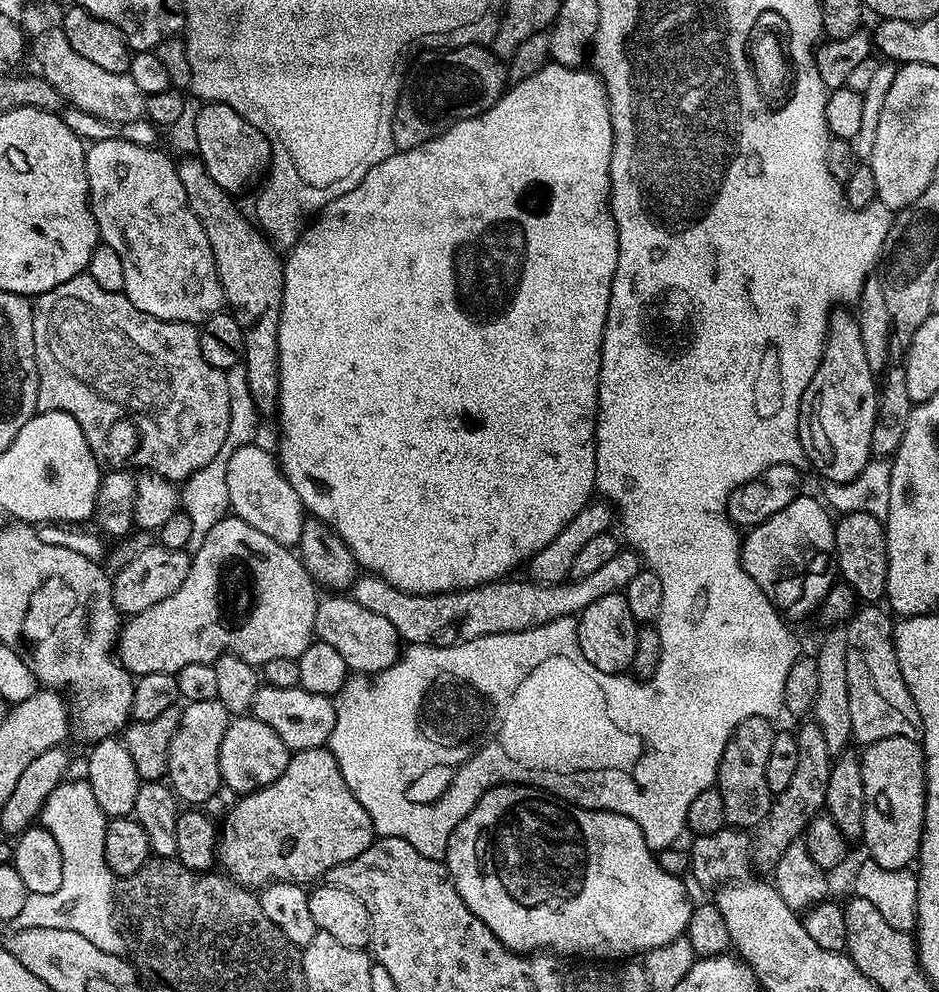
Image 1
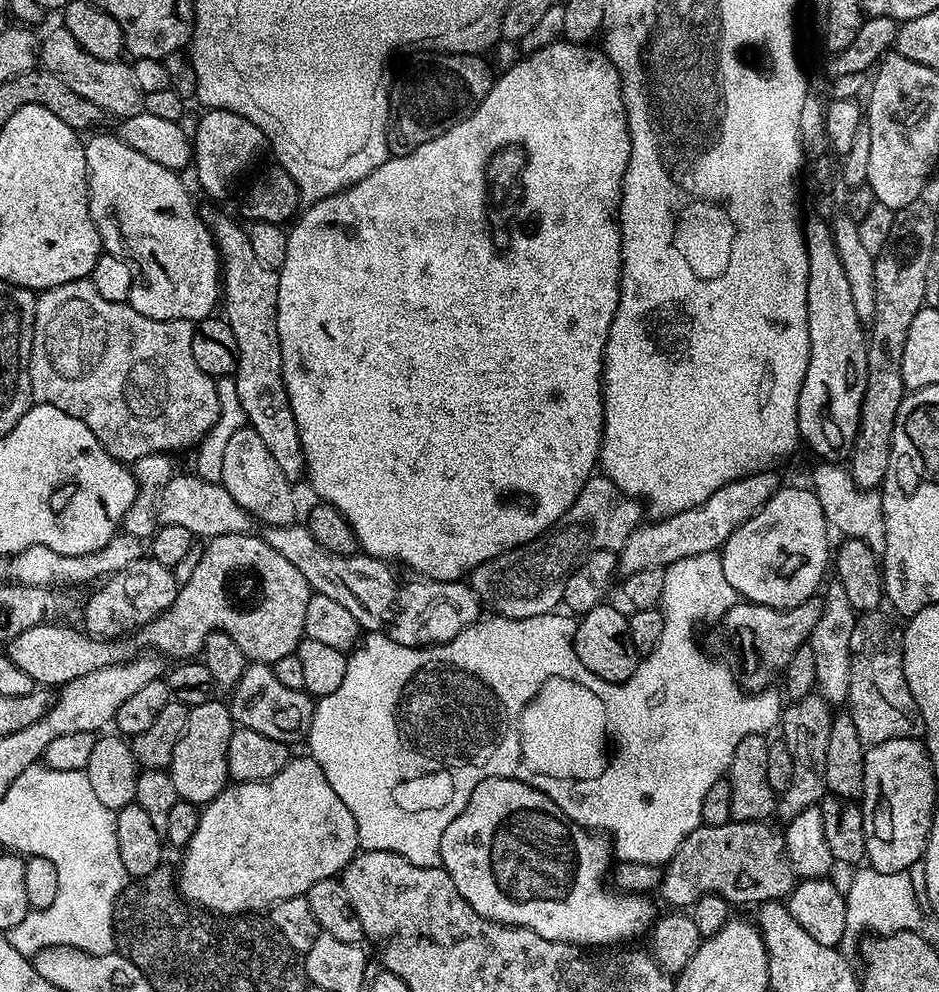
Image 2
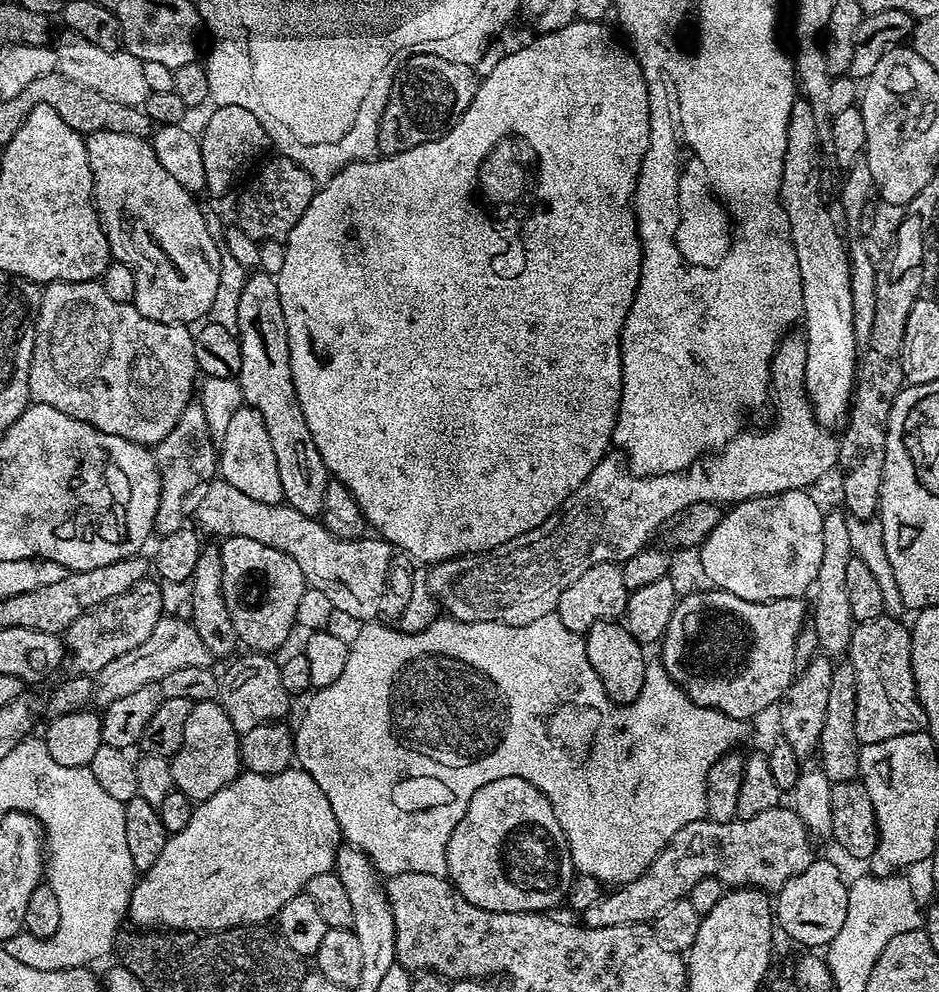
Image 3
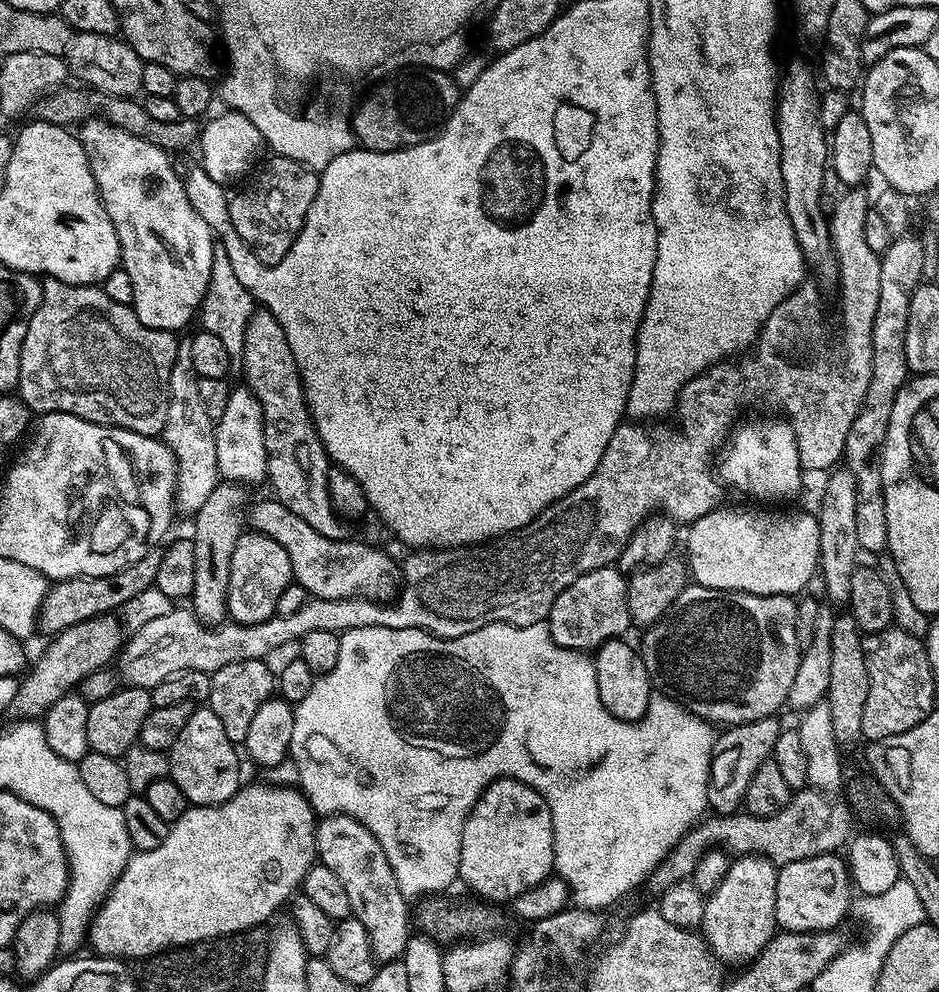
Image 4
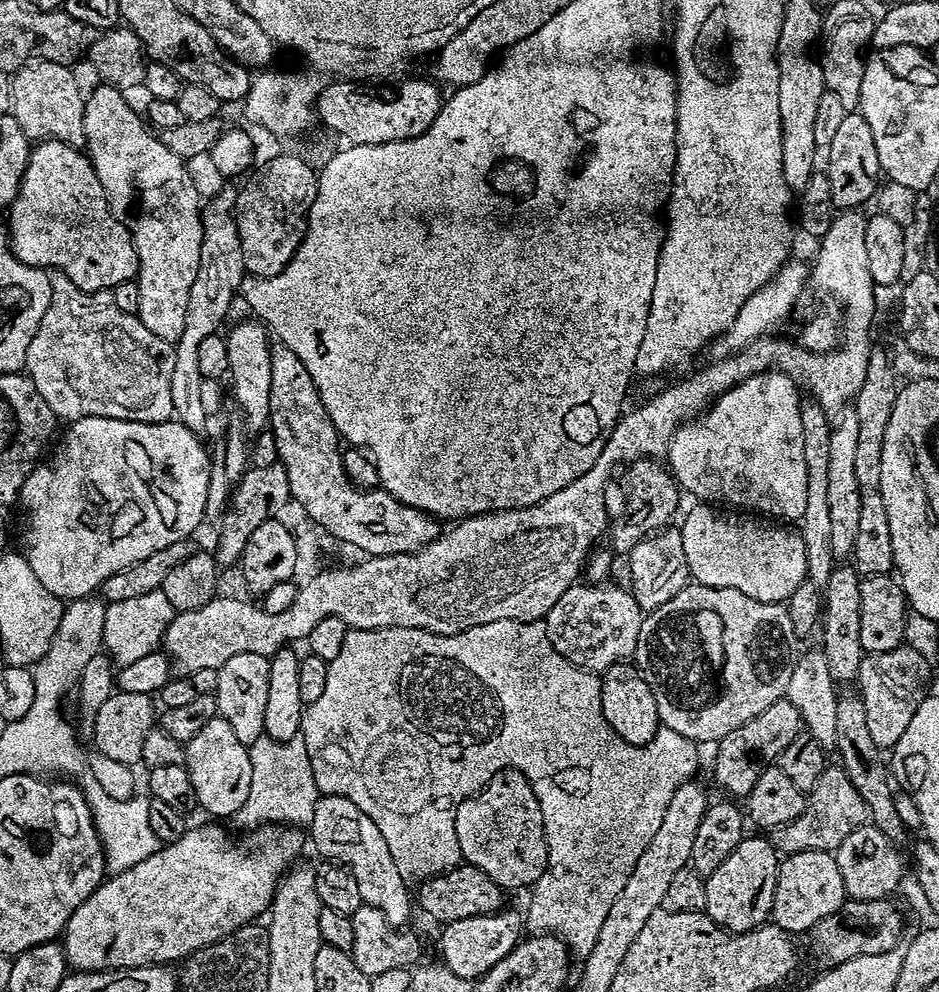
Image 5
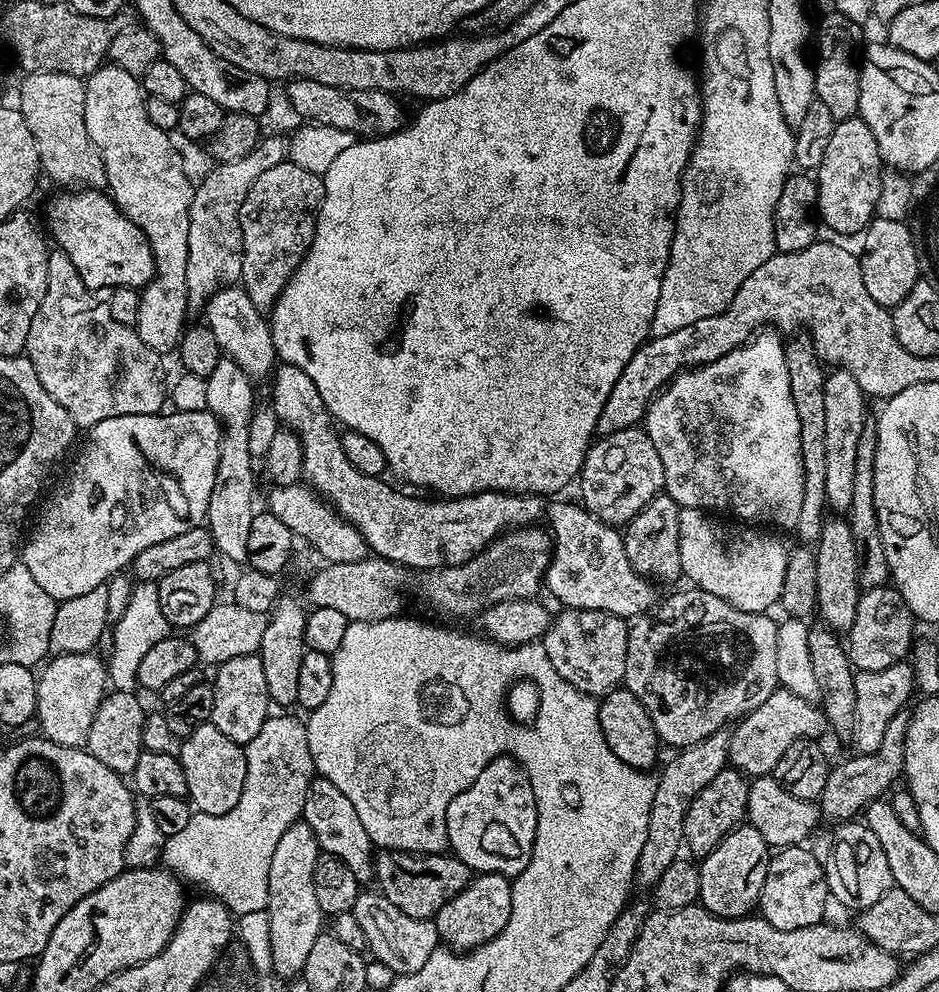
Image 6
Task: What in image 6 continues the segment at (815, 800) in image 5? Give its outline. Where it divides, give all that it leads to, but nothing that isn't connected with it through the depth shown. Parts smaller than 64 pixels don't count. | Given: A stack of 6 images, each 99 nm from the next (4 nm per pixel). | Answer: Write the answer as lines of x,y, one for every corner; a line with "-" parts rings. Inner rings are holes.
907,711
894,714
890,726
886,726
886,738
882,738
882,746
876,752
856,754
853,760
840,764
829,771
826,778
826,790
822,790
818,807
823,819
848,822
859,817
873,800
881,799
884,791
904,774
904,754
906,752
906,730
908,729

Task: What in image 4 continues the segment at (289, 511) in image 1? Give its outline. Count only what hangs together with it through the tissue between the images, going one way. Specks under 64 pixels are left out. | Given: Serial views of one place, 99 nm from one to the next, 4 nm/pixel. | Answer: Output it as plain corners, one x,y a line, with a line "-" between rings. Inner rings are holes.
233,387
228,396
226,410
218,414
214,424
218,446
218,470
225,481
253,486
268,480
268,451
264,433
264,415
258,398
251,388

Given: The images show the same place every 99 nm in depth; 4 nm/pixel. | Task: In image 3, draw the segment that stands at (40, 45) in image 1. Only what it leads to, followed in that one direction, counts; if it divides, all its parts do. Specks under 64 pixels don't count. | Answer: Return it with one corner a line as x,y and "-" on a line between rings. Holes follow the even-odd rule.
67,30
61,33
61,36
54,40
56,67
61,74
78,82
78,86
87,86
89,90
98,90
98,94
112,99
113,102
122,102
122,106
143,106
149,93
146,73
142,71
143,60
134,58
134,54
123,50
102,50
102,46
94,46
94,42
86,42
86,38

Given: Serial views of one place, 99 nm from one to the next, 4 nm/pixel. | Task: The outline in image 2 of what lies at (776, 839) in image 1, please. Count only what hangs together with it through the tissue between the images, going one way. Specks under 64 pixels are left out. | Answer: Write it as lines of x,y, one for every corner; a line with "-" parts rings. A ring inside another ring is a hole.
819,694
803,696
801,700
791,701
783,709
778,728
779,731
784,731
782,739
790,750
794,774
790,778
790,786
786,786
786,790
778,796
778,816
781,816
781,821
790,821
798,814
802,814
802,810
817,807
826,795
824,787
826,749
830,742
833,715
833,705

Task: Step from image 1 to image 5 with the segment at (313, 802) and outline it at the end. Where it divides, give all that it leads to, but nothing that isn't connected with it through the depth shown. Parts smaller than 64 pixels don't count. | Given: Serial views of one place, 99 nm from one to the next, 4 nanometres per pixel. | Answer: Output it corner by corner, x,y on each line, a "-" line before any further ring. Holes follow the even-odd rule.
283,823
262,824
235,844
224,837
220,828
189,827
179,838
150,854
150,858
125,872
109,875
76,907
62,933
67,963
77,972
168,966
171,960
183,961
191,952
251,925
255,916
265,915
281,877
293,867
292,859
299,854
300,847
305,847
305,833
296,831
300,830

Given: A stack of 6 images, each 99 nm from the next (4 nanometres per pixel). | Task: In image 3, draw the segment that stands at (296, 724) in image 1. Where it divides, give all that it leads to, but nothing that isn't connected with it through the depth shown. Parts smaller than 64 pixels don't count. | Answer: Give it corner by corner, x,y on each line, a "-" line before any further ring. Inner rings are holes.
268,654
237,655
225,672
220,676
220,699
218,703
224,707
234,730
238,734
250,731
254,726
265,722
276,722
288,708
290,697
282,686
280,666

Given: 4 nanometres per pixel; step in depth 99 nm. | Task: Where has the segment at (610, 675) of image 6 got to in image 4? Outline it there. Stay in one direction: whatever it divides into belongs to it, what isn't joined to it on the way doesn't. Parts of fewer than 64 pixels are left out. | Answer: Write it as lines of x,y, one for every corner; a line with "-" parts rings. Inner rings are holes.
609,566
590,570
566,586
562,594
558,594
546,621
553,642
563,648
587,653
599,648
607,640
623,637
624,631
633,627
628,613
628,580
618,569

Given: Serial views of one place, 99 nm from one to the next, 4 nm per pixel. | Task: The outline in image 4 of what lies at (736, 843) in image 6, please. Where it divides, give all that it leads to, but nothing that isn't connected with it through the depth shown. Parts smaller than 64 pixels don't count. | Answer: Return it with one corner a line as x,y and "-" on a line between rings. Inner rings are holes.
741,856
733,859
729,863
726,878
722,878
712,895
705,899
704,917
700,923
702,935
716,959
725,965
743,965
755,960
776,935
777,871
777,865
764,856

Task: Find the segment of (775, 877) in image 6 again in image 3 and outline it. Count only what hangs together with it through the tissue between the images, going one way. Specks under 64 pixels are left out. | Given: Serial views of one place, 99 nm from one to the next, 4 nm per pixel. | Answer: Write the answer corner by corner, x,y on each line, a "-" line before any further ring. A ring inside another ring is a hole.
813,859
802,874
790,878
774,896
774,920
792,940
805,944
805,949
823,949
842,930
842,922
846,922
846,906
848,905
848,884
836,864
828,860

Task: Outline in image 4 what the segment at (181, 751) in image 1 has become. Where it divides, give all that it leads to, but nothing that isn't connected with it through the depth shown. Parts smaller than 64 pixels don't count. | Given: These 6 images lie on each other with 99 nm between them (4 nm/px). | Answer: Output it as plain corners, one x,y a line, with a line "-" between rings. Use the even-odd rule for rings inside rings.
200,706
194,714
190,714
186,730
182,730
178,742
174,742
170,749
170,779
181,788
189,805
221,804
240,791
240,756
228,736
231,736
229,729
222,726
218,714
214,714
210,706

